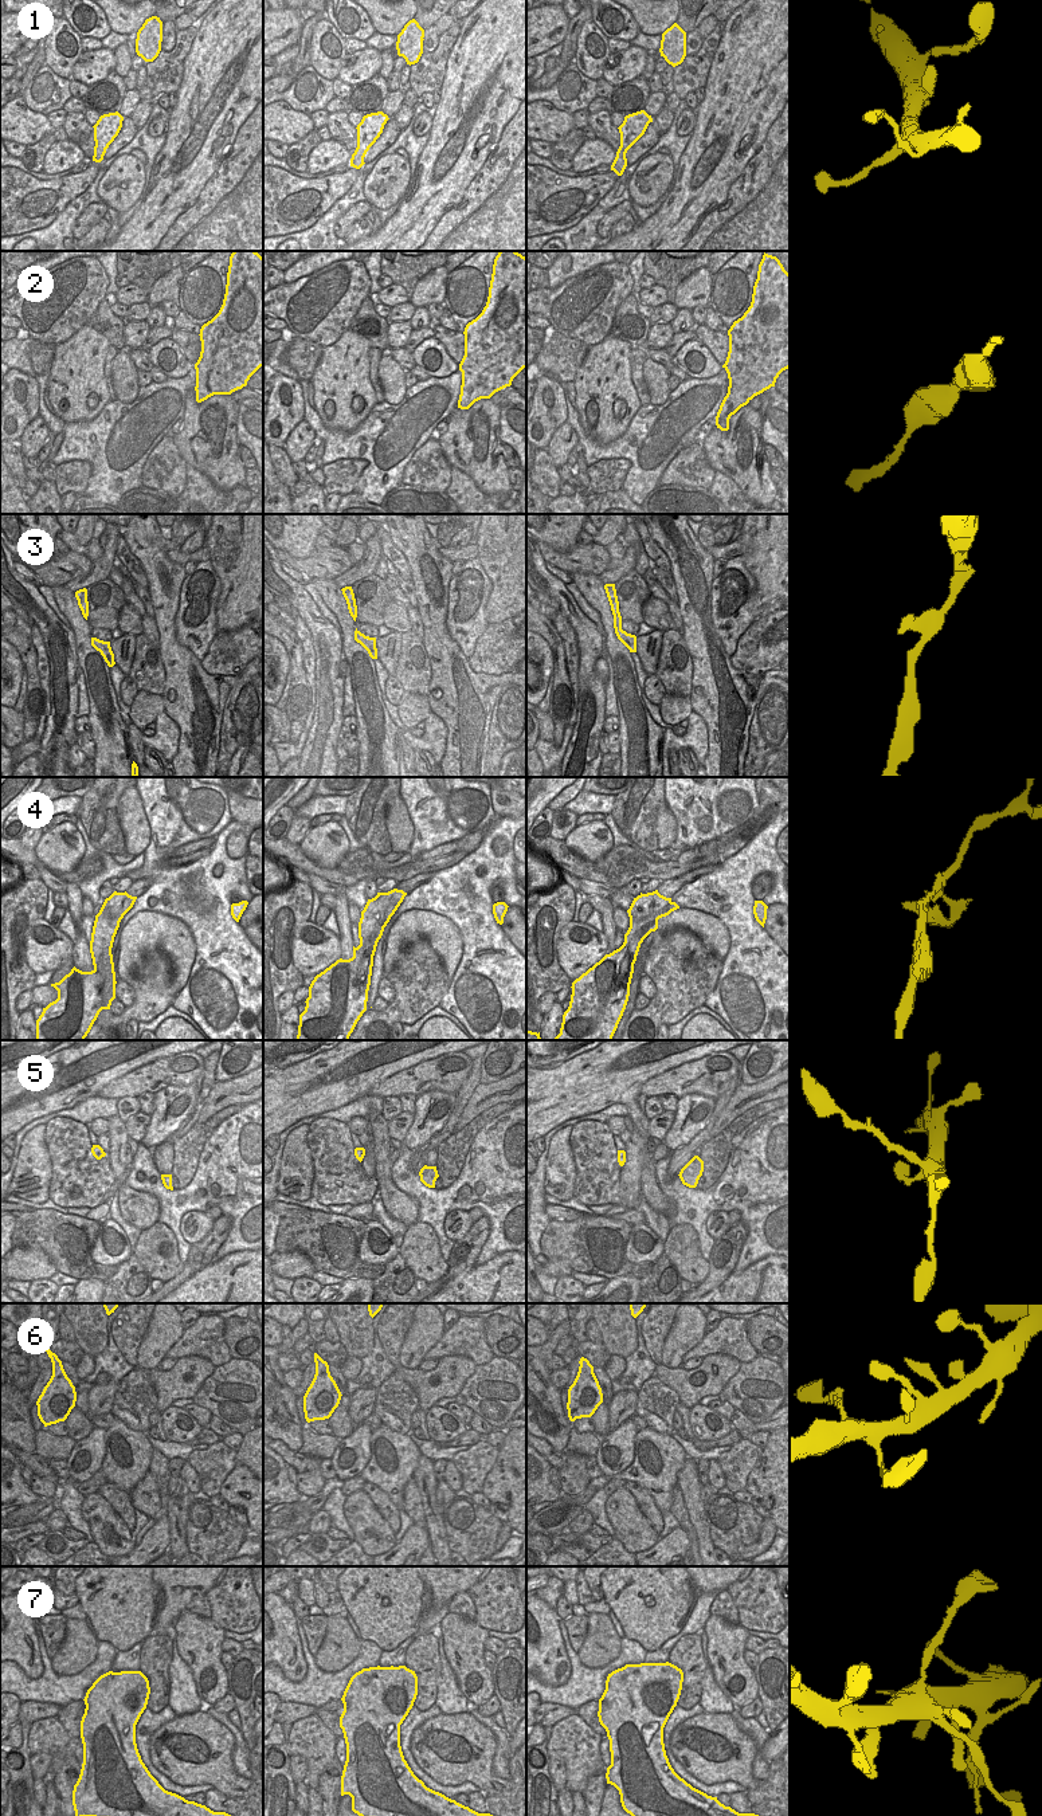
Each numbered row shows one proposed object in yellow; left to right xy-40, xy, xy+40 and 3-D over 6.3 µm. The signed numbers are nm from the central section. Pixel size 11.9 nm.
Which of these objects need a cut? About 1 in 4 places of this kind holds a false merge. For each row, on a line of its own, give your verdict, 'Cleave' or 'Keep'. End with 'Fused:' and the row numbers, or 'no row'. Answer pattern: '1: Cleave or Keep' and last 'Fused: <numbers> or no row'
1: Keep
2: Keep
3: Keep
4: Cleave
5: Keep
6: Keep
7: Keep
Fused: 4

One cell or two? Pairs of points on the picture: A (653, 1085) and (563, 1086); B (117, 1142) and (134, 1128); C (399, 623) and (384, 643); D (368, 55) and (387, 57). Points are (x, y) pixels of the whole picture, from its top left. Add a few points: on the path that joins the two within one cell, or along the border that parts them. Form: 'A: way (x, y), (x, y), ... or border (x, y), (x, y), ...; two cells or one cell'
A: border (670, 1069), (651, 1077), (639, 1093); two cells
B: border (124, 1122), (128, 1136); two cells
C: border (392, 630), (400, 634); two cells
D: border (382, 51), (382, 67), (377, 71); two cells

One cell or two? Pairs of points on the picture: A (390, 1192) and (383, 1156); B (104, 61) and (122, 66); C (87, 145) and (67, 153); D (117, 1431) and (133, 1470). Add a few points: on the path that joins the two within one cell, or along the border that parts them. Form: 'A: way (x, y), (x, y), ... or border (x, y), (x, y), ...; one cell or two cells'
A: way (384, 1183), (383, 1165); one cell
B: border (113, 51), (114, 70); two cells
C: border (67, 138), (81, 149), (86, 160); two cells
D: way (126, 1439), (133, 1452), (133, 1460); one cell

